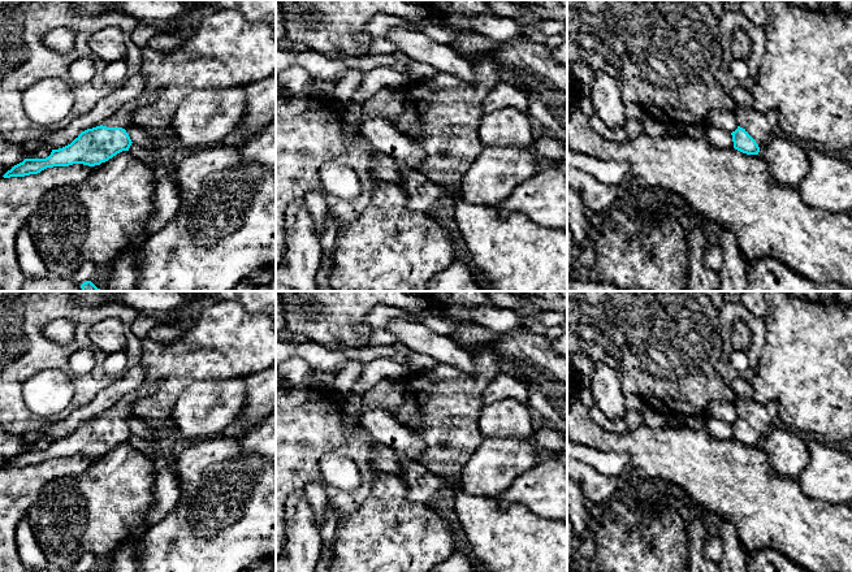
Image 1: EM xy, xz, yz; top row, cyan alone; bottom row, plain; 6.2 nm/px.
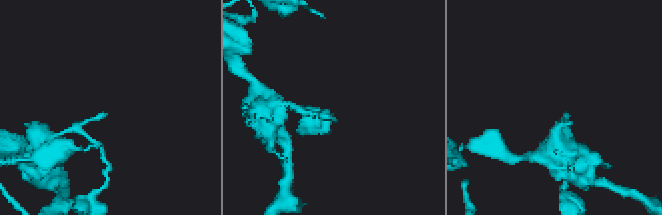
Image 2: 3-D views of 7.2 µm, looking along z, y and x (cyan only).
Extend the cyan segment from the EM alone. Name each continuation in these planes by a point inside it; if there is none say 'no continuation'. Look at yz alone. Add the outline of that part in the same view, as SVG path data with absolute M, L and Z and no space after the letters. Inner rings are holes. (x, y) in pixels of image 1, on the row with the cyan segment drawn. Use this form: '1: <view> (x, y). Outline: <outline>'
1: yz (761, 125). Outline: M735 108L738 126L743 127L754 140L764 146L778 134L778 116L774 110L757 110L754 108Z

